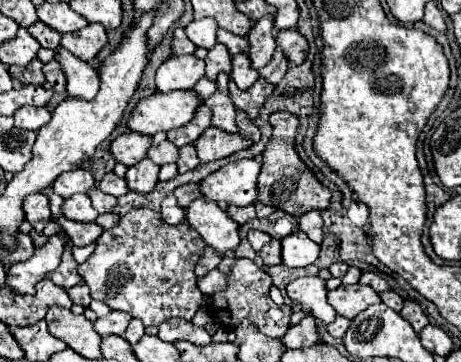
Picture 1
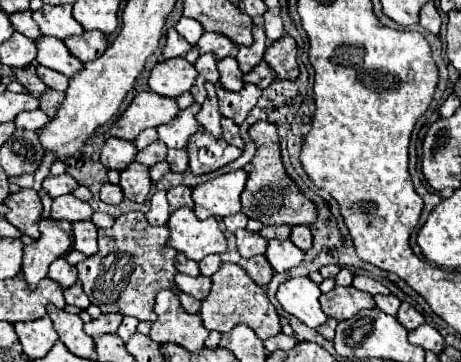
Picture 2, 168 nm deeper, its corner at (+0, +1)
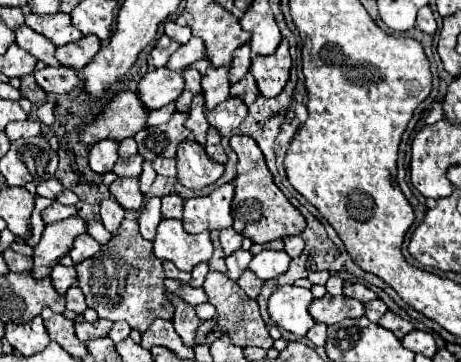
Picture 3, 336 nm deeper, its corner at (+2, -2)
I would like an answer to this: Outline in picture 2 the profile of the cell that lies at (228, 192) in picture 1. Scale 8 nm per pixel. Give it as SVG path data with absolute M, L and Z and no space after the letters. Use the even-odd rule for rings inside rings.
M233 170L207 180L193 188L195 214L205 220L209 216L223 218L241 210L241 192L247 182L245 170Z

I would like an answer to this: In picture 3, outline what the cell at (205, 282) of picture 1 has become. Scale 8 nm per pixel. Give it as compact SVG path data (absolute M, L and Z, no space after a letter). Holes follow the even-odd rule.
M167 279L167 281L165 281L165 289L167 289L169 293L181 297L181 299L183 299L185 303L189 303L191 307L195 307L195 305L207 301L203 289L193 289L193 287L189 287L189 285L179 285L179 283L173 281L173 279Z

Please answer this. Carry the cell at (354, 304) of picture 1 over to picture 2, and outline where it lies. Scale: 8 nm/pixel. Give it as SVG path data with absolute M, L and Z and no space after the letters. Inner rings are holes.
M335 286L331 292L321 296L321 308L331 318L347 320L365 308L375 308L375 300L371 294L353 286Z

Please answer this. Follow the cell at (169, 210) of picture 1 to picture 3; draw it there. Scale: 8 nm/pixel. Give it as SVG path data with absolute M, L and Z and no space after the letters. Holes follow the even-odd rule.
M151 197L145 203L145 207L143 207L141 215L139 215L139 227L141 227L143 239L153 241L159 221L161 221L161 199L159 197Z

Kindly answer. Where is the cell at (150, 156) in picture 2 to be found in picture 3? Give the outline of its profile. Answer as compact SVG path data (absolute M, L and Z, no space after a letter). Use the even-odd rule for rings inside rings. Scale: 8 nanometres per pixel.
M131 155L127 159L119 159L113 167L113 171L119 175L119 177L139 177L141 175L141 165L143 165L143 159L141 155Z

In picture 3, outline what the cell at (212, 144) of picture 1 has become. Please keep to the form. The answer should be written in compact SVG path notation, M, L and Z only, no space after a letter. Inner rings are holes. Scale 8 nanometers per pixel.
M193 139L179 143L175 161L177 181L189 189L203 189L223 175L223 165L211 161L205 149L199 143L193 143Z

